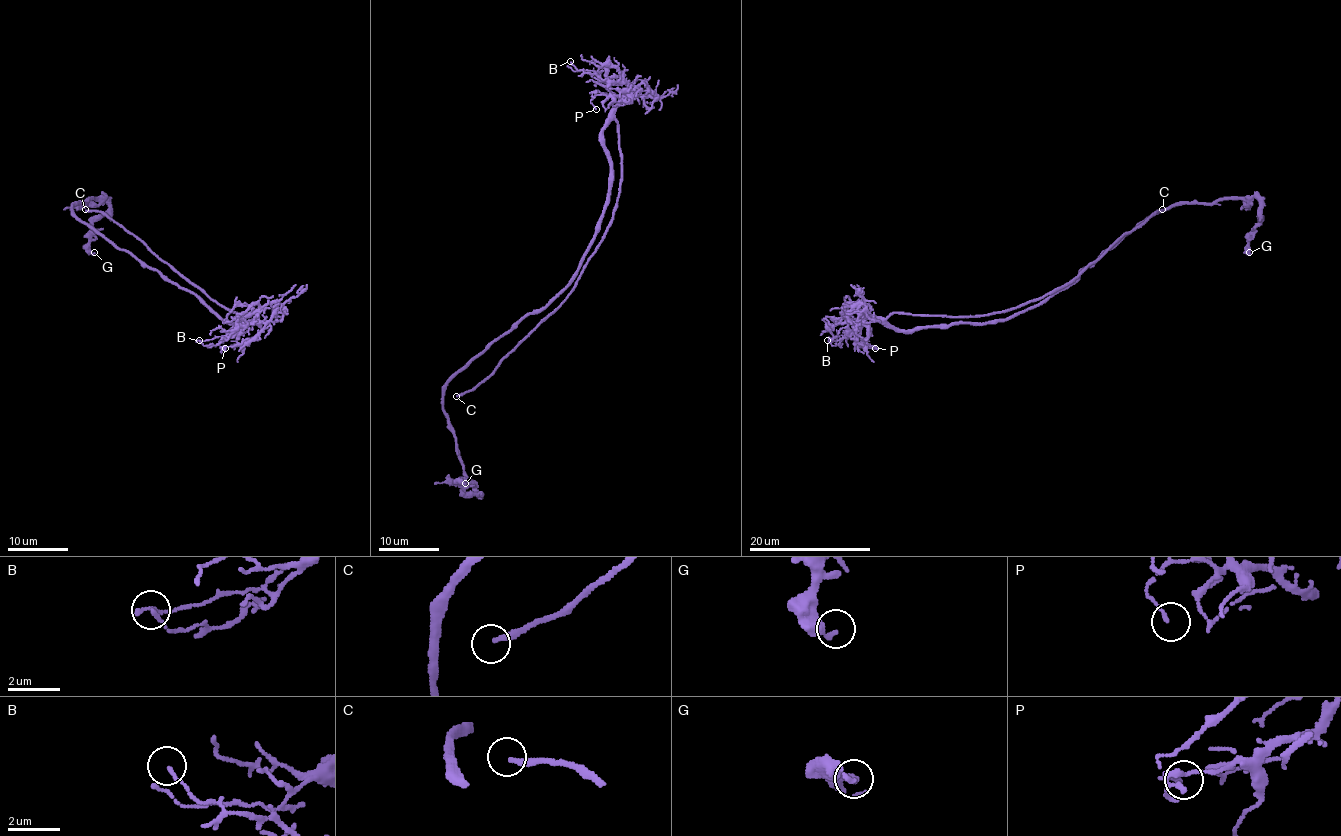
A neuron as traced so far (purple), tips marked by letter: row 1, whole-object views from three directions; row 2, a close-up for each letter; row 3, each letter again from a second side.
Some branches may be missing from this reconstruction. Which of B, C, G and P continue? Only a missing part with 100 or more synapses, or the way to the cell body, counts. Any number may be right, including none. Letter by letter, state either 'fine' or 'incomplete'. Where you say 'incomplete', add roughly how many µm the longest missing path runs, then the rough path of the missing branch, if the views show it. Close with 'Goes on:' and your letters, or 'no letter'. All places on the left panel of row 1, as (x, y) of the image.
B: fine
C: incomplete | 50 µm | (85, 209), (73, 209), (68, 191), (45, 200), (54, 199), (53, 225), (64, 237), (89, 255), (117, 257)
G: fine
P: fine
Goes on: C

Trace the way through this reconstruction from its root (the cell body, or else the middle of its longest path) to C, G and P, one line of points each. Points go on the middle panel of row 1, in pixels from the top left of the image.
C: (604, 205), (610, 154), (602, 130), (614, 119), (620, 192), (605, 237), (570, 294), (488, 377), (456, 396)
G: (604, 205), (575, 278), (473, 357), (444, 390), (442, 409), (463, 476), (479, 495), (465, 494), (465, 483)
P: (604, 205), (610, 154), (602, 128), (628, 95), (590, 92), (596, 93), (590, 101), (596, 109)

